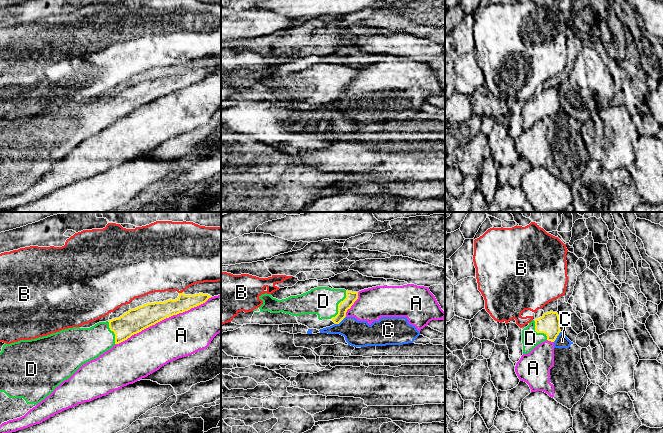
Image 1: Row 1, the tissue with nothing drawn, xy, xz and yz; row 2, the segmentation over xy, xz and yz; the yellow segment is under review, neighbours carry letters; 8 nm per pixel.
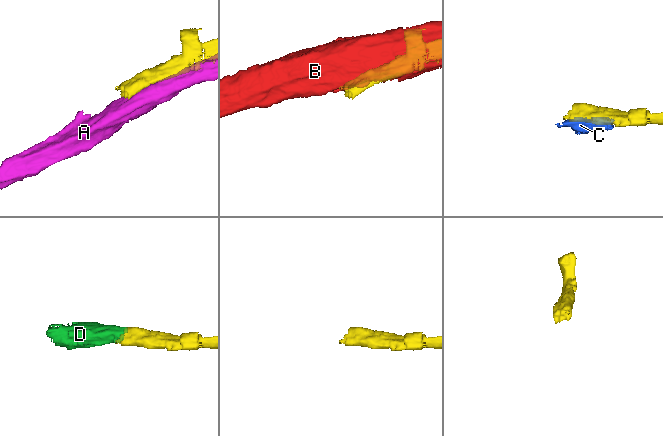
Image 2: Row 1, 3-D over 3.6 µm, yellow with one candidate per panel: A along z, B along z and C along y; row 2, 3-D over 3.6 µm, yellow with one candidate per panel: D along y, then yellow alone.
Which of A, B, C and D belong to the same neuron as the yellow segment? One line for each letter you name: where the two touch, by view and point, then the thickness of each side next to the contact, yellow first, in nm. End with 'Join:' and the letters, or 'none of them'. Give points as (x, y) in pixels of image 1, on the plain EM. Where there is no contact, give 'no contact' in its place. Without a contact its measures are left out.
D: meets yellow in xz at (338, 82); 90 nm thick on the yellow side, 240 nm on the other
Join: D

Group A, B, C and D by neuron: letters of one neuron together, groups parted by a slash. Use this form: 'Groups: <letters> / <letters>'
Groups: A C / B / D

